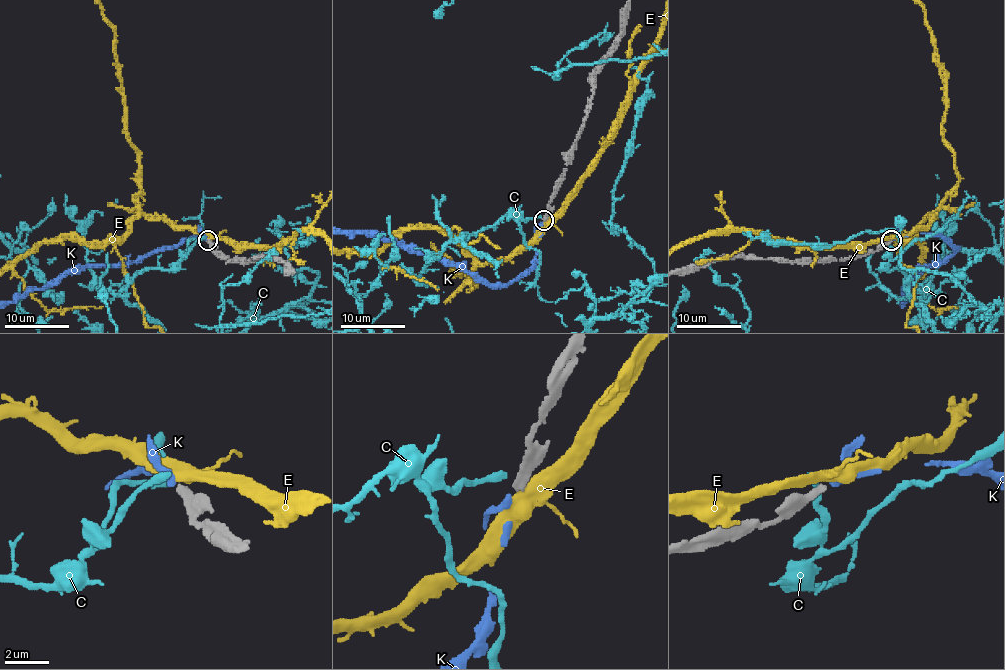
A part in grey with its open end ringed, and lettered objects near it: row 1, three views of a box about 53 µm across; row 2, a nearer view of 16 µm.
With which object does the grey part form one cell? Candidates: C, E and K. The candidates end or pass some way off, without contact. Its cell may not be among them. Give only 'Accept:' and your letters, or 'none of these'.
Accept: K

